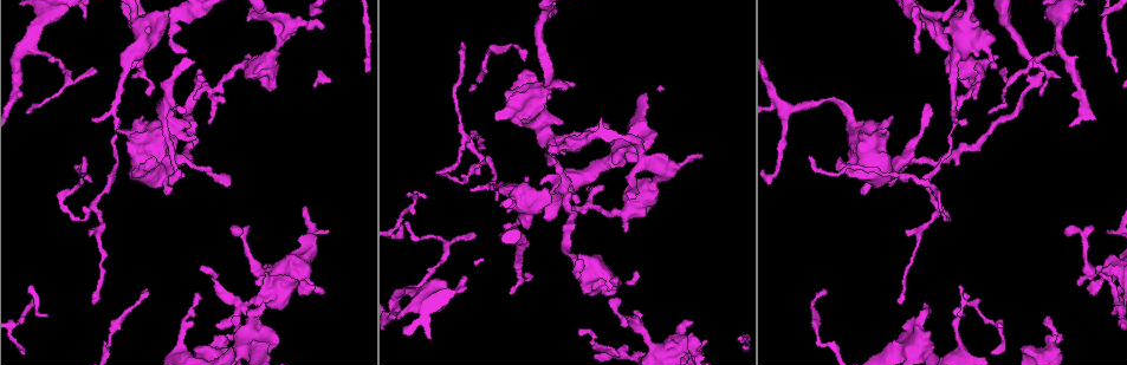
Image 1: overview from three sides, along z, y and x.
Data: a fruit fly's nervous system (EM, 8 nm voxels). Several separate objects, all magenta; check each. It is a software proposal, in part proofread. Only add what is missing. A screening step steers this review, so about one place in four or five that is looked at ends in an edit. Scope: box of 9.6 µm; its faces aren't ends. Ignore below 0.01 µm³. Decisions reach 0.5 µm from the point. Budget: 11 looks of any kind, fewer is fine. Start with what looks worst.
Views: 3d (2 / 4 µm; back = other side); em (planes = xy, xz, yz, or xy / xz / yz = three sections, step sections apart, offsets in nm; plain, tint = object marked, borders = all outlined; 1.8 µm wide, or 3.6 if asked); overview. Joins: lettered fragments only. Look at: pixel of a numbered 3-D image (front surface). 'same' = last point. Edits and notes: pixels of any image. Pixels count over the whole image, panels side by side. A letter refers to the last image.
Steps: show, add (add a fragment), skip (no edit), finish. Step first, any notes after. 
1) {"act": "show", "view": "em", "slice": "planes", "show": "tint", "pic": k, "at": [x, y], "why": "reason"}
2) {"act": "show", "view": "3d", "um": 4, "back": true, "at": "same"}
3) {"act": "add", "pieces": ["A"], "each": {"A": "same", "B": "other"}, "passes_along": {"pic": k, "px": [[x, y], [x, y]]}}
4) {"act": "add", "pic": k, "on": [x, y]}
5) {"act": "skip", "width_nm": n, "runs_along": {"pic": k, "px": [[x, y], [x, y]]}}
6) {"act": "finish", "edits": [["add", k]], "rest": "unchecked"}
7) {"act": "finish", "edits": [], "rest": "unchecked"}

{"act": "show", "view": "em", "slice": "planes", "show": "tint", "pic": 1, "at": [314, 290], "why": "free end"}

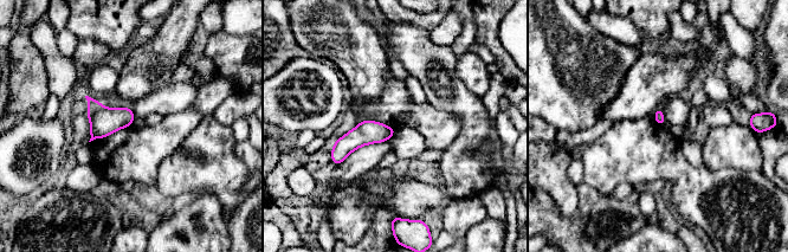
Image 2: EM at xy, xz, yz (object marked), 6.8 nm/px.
{"act": "show", "view": "em", "slice": "planes", "show": "borders", "at": "same", "why": "see the neighbours"}

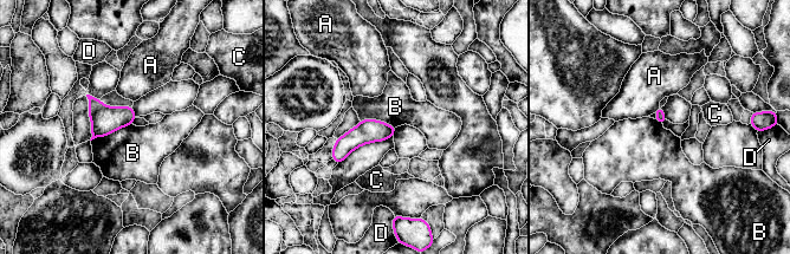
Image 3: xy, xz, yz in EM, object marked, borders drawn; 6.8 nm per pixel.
{"act": "skip", "longest_contact_nm": ["B", 300], "each": {"A": "other", "B": "other", "C": "other", "D": "other"}, "border": {"pic": 3, "px": [[131, 123], [91, 141]]}, "found": "no lettered fragment goes on from it"}

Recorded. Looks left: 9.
{"act": "show", "view": "em", "slice": "planes", "show": "borders", "pic": 1, "at": [563, 153], "why": "tapers out"}

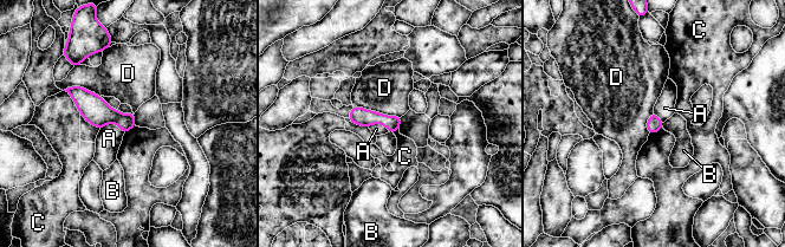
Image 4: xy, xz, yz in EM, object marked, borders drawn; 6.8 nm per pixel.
{"act": "skip", "each": {"A": "other", "B": "other", "C": "other", "D": "other"}, "runs_along": {"pic": 4, "px": [[70, 90], [97, 112], [131, 124]]}, "found": "none of them fits"}

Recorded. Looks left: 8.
{"act": "show", "view": "3d", "um": 4, "pic": 1, "at": [940, 33], "why": "sharp bend"}

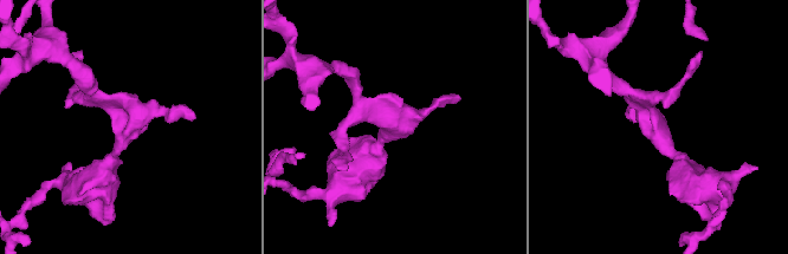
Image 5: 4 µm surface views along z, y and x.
{"act": "show", "view": "em", "slice": "xy", "step": 16, "show": "tint", "pic": 5, "at": [388, 125]}

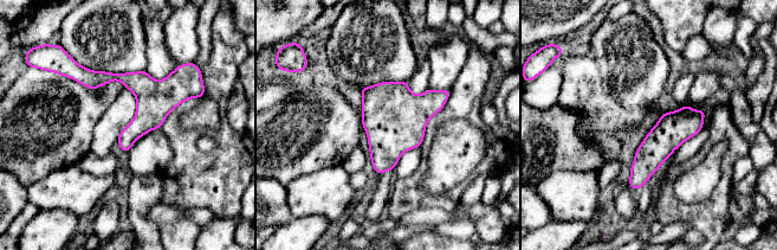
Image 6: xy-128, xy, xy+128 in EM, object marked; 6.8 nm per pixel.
{"act": "show", "view": "em", "slice": "planes", "show": "borders", "at": "same", "why": "another direction"}

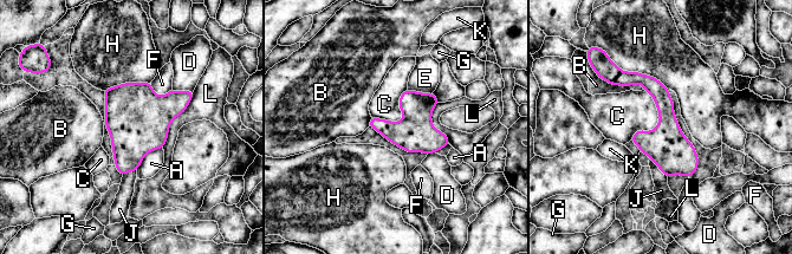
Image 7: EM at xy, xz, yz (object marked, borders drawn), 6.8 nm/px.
{"act": "skip", "each": {"A": "other", "B": "other", "C": "other", "D": "other", "E": "other", "F": "other", "G": "other", "H": "other", "J": "other", "K": "other", "L": "other"}, "runs_along": {"pic": 7, "px": [[616, 72], [662, 98], [689, 173]]}, "found": "none of them fits"}

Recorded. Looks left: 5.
{"act": "show", "view": "3d", "um": 4, "pic": 1, "at": [925, 303], "why": "an open end"}

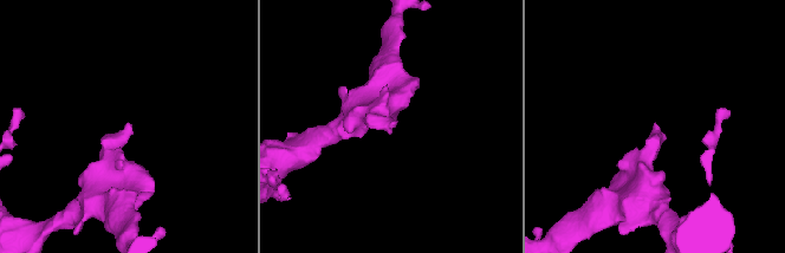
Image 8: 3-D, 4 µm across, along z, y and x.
{"act": "show", "view": "em", "slice": "planes", "show": "borders", "pic": 8, "at": [131, 124], "why": "shape alone is not enough"}

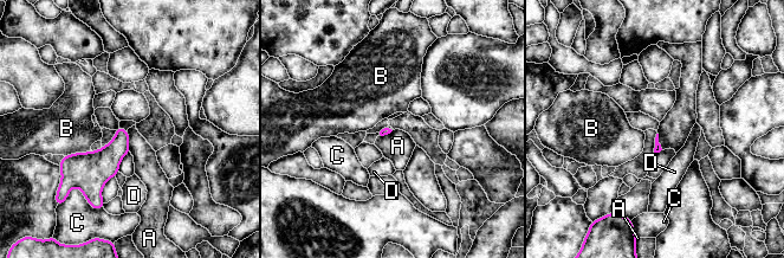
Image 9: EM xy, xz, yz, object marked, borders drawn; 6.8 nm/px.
{"act": "skip", "each": {"A": "other", "B": "other", "C": "other", "D": "other"}, "border": {"pic": 9, "px": [[127, 130], [130, 152]]}, "found": "no lettered fragment goes on from it"}

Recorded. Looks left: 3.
{"act": "show", "view": "3d", "um": 2, "pic": 1, "at": [198, 296], "why": "thin end"}

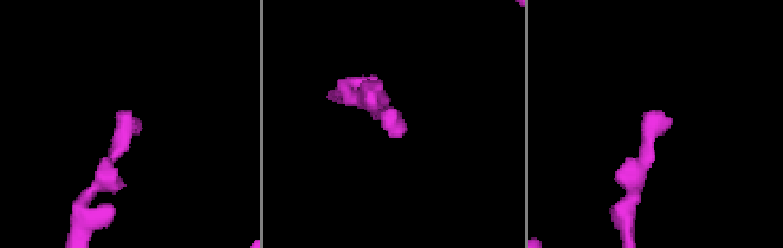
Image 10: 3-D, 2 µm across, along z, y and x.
{"act": "show", "view": "em", "slice": "xy", "step": 4, "show": "tint", "pic": 10, "at": [401, 135]}

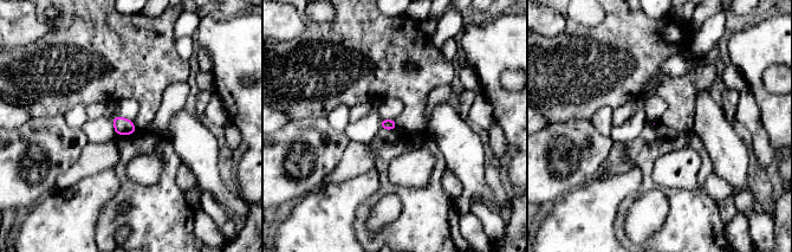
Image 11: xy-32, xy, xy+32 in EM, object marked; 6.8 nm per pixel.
{"act": "show", "view": "em", "slice": "xy", "step": 4, "show": "borders", "at": "same", "why": "what lies round it"}

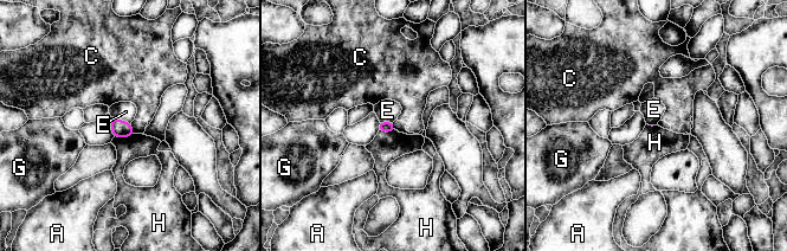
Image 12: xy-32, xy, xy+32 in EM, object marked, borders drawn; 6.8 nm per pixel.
{"act": "skip", "each": {"A": "other", "C": "other", "E": "other", "G": "other", "H": "other"}, "border": {"pic": 12, "px": [[113, 116], [130, 123]]}, "found": "none of them fits"}

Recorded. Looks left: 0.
{"act": "finish", "edits": [], "rest": "unchecked"}

